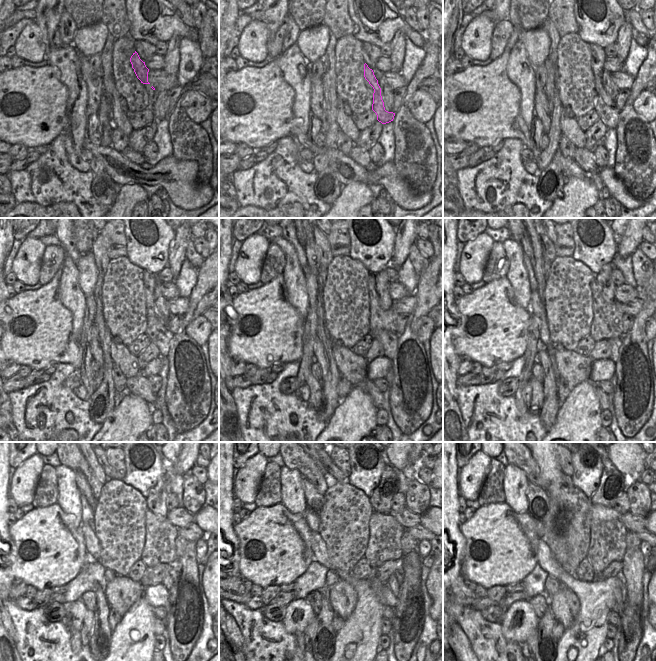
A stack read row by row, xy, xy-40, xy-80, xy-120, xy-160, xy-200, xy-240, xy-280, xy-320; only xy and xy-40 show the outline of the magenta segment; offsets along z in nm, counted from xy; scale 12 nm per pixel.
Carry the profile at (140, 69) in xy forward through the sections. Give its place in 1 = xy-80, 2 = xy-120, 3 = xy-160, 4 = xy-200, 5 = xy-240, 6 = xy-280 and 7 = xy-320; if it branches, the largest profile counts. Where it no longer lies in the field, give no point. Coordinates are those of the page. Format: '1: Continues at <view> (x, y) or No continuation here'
1: Continues at xy-80 (605, 107)
2: Continues at xy-120 (159, 334)
3: Continues at xy-160 (388, 339)
4: Continues at xy-200 (615, 343)
5: Continues at xy-240 (168, 579)
6: Continues at xy-280 (394, 581)
7: Continues at xy-320 (618, 607).

